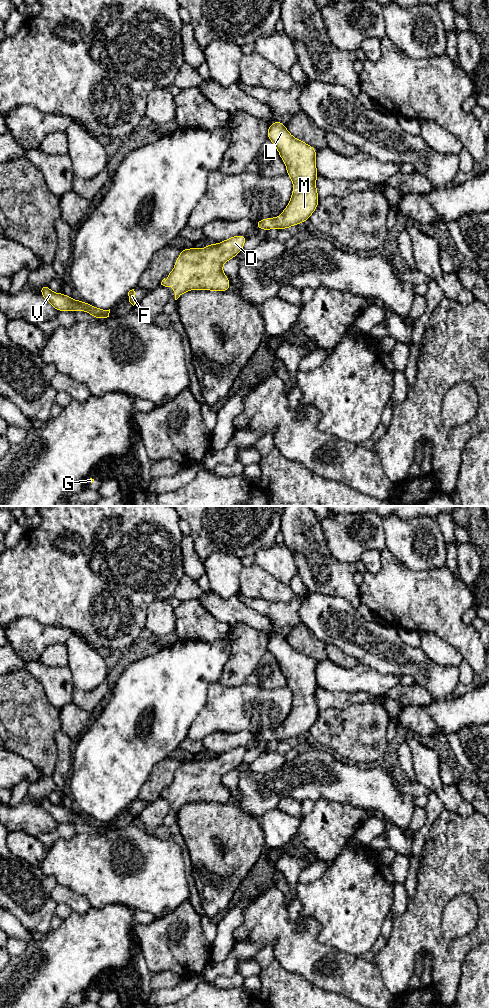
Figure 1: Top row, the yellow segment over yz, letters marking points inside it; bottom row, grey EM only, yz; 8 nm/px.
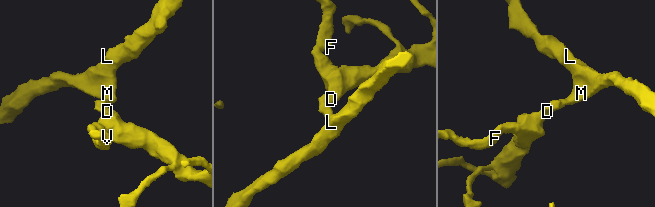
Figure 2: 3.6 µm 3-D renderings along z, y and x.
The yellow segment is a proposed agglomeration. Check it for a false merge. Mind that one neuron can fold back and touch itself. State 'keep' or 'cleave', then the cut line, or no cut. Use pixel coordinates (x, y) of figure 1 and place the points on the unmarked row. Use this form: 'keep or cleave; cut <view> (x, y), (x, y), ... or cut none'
keep; cut none

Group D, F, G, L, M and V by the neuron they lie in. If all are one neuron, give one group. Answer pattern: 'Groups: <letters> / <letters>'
Groups: D F G L M V

